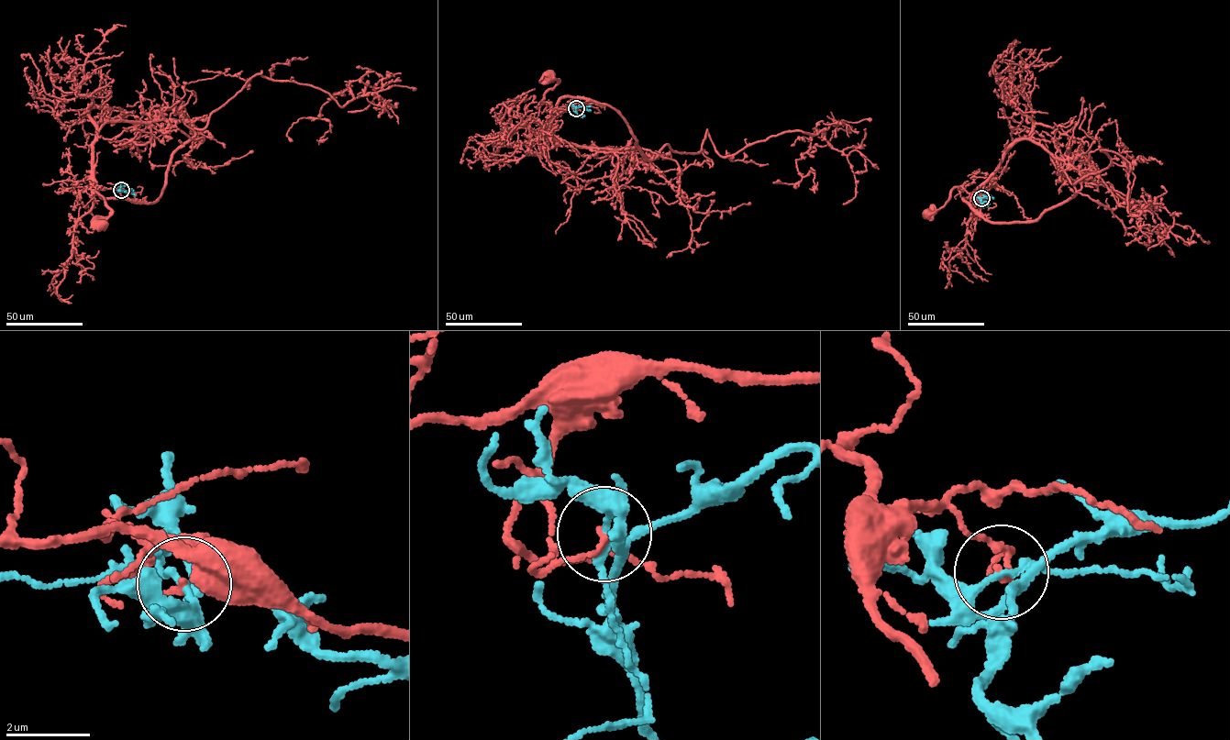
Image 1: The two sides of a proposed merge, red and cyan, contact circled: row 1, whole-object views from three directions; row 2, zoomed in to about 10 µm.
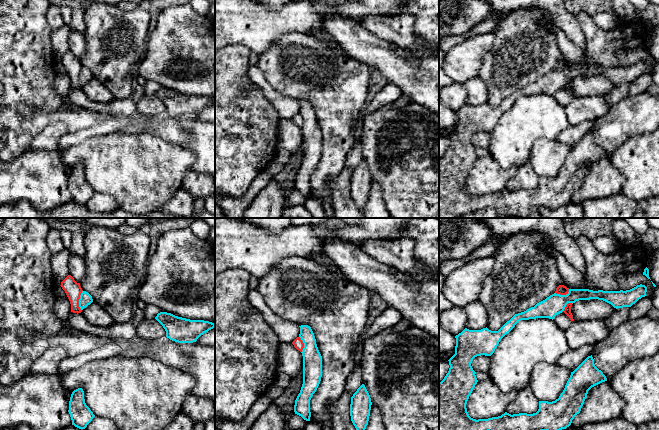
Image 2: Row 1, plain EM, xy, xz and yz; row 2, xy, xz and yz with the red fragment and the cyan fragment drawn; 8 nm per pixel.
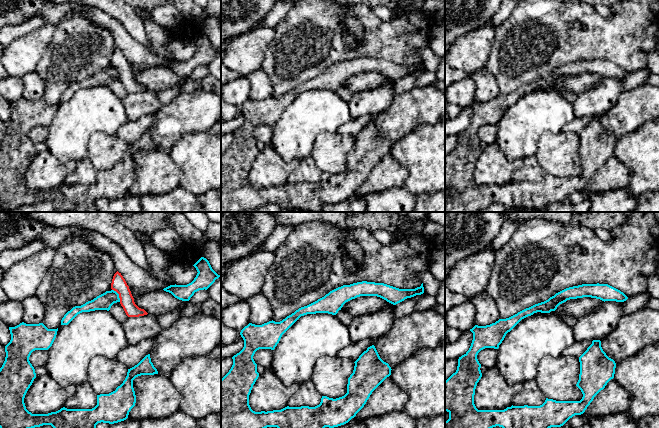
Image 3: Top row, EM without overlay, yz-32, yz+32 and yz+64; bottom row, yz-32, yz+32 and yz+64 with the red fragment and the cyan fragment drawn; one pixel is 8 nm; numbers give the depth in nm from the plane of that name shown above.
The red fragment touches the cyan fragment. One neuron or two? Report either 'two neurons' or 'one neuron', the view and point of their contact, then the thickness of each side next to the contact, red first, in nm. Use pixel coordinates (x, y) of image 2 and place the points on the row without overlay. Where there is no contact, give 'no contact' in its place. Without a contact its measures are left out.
two neurons | xy (78, 76) | 140/100 nm

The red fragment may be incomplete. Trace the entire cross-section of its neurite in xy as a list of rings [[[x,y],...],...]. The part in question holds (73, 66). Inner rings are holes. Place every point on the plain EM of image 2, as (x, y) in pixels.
[[[68,51],[62,58],[62,65],[65,67],[70,80],[71,80],[71,88],[73,89],[81,89],[82,86],[79,83],[79,75],[82,69],[82,64],[80,59],[77,59],[71,51]]]

